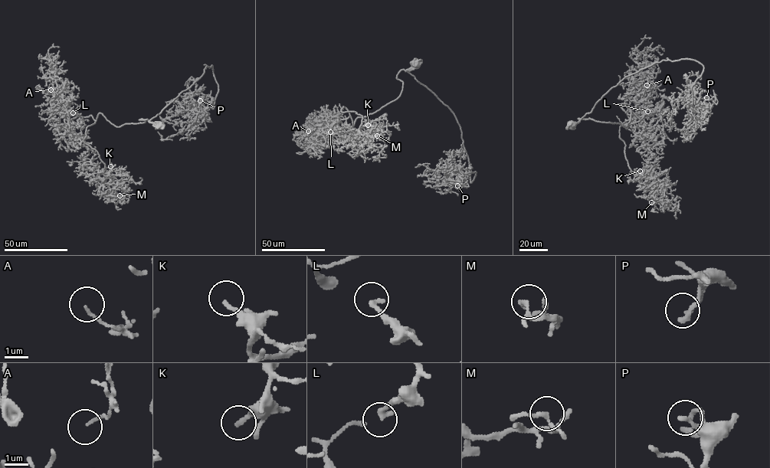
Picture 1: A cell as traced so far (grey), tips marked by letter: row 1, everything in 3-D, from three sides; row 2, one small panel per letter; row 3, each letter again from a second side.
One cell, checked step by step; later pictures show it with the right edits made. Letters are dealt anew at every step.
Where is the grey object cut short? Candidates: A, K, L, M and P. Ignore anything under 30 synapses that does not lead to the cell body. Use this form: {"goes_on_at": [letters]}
{"goes_on_at": []}

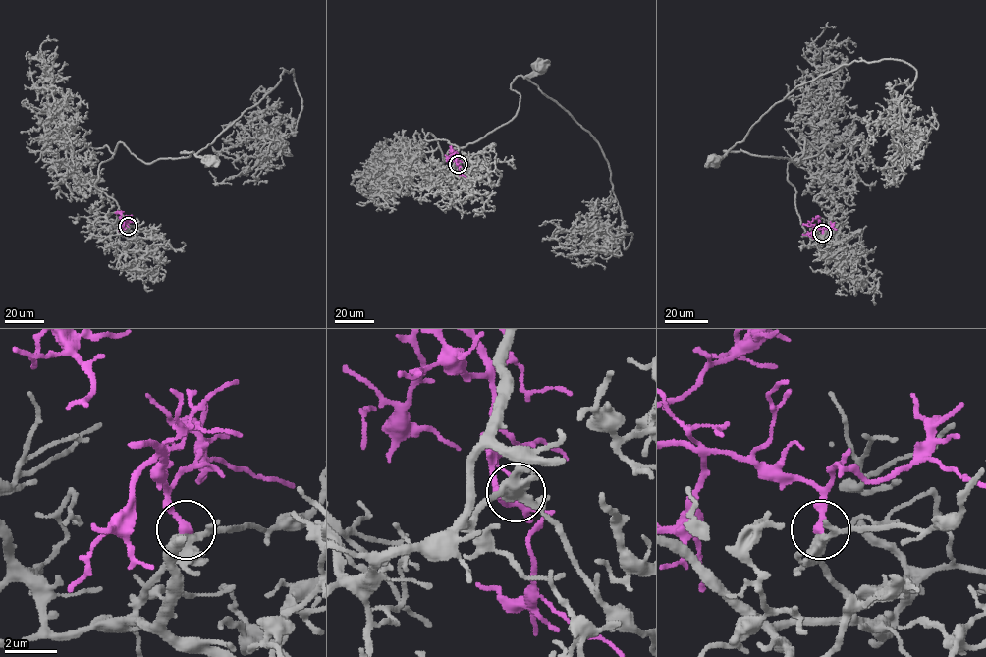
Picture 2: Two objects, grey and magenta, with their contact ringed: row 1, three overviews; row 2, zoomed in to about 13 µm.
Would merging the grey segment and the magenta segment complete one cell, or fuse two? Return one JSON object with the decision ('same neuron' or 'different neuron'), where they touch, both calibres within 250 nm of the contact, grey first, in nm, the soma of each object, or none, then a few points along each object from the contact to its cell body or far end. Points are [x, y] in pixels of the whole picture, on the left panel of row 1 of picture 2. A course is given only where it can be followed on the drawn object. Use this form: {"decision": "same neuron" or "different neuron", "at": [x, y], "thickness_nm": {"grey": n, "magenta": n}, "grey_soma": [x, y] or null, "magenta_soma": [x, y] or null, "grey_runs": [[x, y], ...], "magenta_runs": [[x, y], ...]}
{"decision": "same neuron", "at": [128, 226], "thickness_nm": {"grey": 440, "magenta": 320}, "grey_soma": [211, 160], "magenta_soma": null, "grey_runs": [[128, 227], [95, 187], [119, 142], [146, 163], [190, 155], [183, 152], [210, 159]], "magenta_runs": [[128, 226], [126, 220], [120, 218], [120, 212], [124, 211]]}

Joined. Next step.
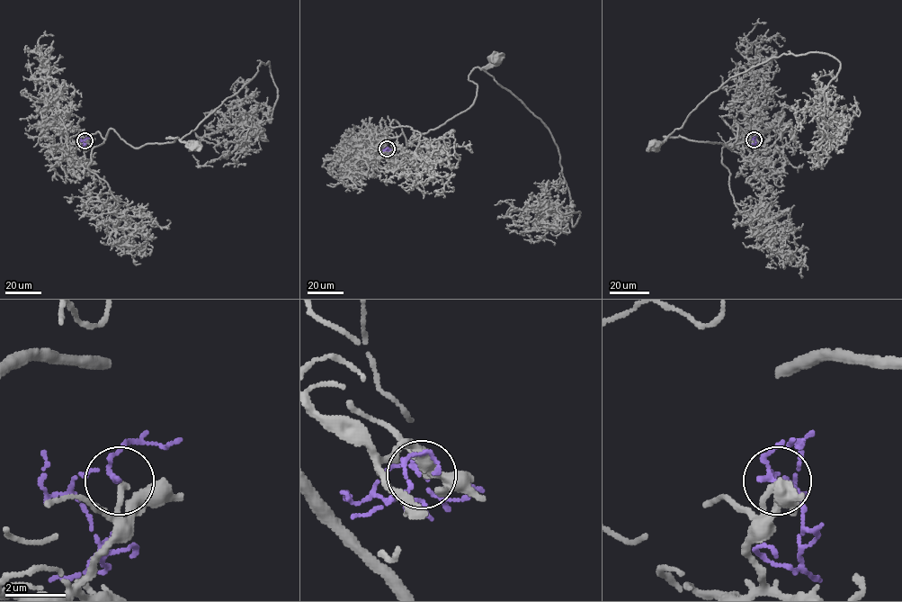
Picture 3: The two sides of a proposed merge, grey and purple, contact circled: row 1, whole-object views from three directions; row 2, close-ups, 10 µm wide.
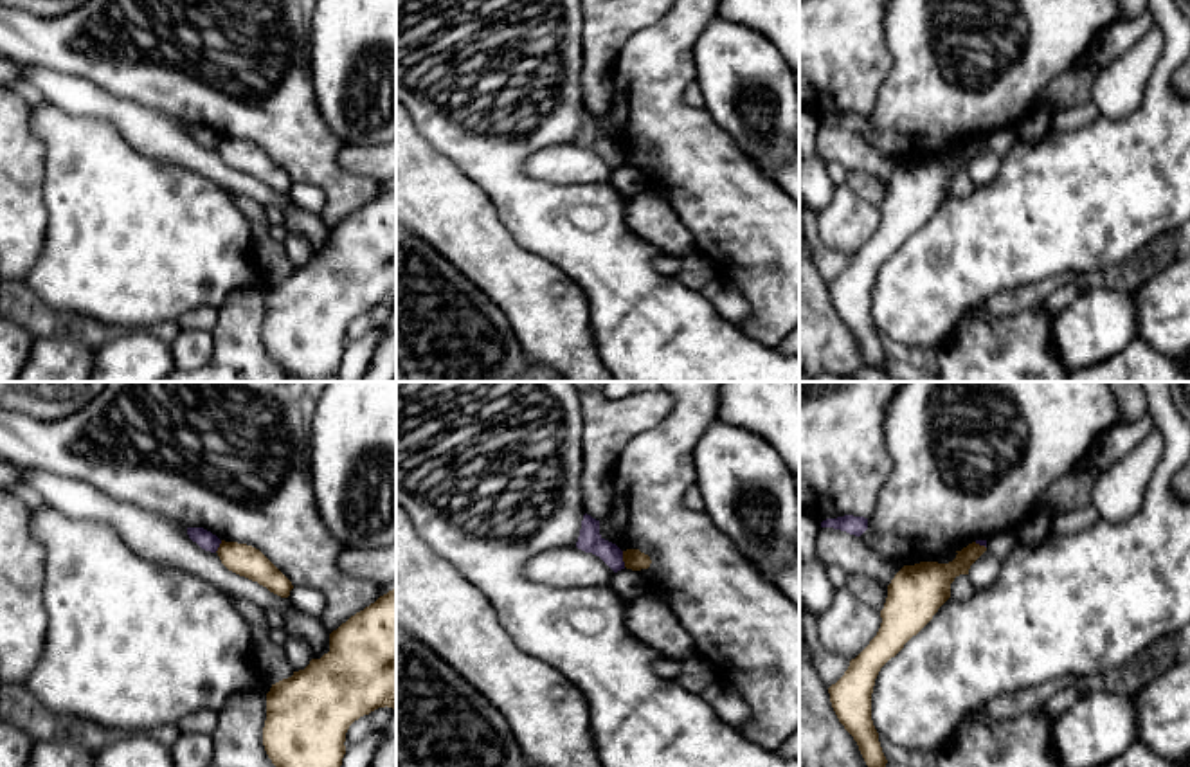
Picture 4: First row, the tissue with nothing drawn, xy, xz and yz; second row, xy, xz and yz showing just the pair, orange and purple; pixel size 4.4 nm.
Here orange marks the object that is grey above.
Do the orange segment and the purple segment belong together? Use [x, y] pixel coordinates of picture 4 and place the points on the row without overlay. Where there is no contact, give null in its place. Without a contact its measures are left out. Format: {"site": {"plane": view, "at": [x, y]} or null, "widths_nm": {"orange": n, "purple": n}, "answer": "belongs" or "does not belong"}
{"site": {"plane": "xz", "at": [623, 155]}, "widths_nm": {"orange": 90, "purple": 110}, "answer": "does not belong"}

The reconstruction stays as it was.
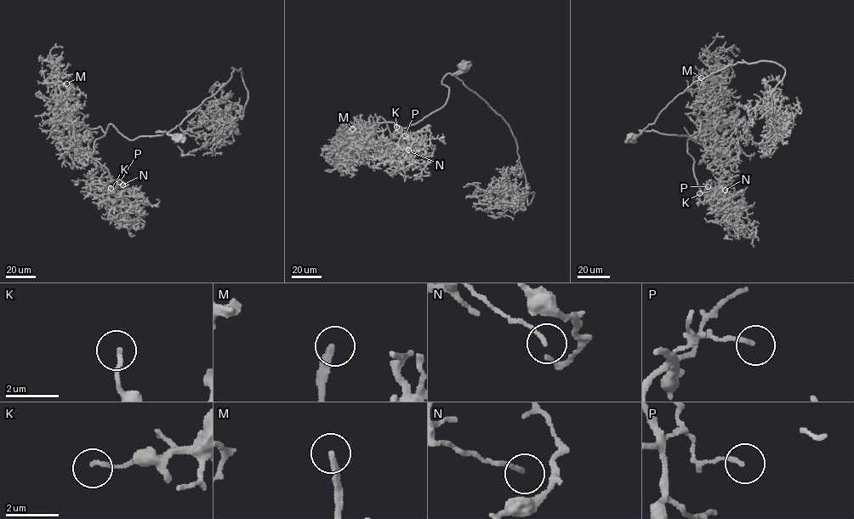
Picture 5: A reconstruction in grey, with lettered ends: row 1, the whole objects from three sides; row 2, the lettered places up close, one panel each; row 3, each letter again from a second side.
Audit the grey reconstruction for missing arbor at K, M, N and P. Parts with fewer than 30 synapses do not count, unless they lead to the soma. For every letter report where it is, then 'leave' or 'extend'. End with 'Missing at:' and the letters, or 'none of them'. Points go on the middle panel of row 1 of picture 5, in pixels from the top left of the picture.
K: (396, 127) | leave
M: (352, 128) | extend
N: (408, 150) | leave
P: (405, 135) | leave
Missing at: M

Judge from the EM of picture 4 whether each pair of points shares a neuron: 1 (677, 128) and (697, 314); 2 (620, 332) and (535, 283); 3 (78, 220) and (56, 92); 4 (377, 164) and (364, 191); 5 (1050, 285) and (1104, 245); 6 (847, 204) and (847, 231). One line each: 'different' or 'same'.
1: different
2: different
3: different
4: different
5: different
6: same

